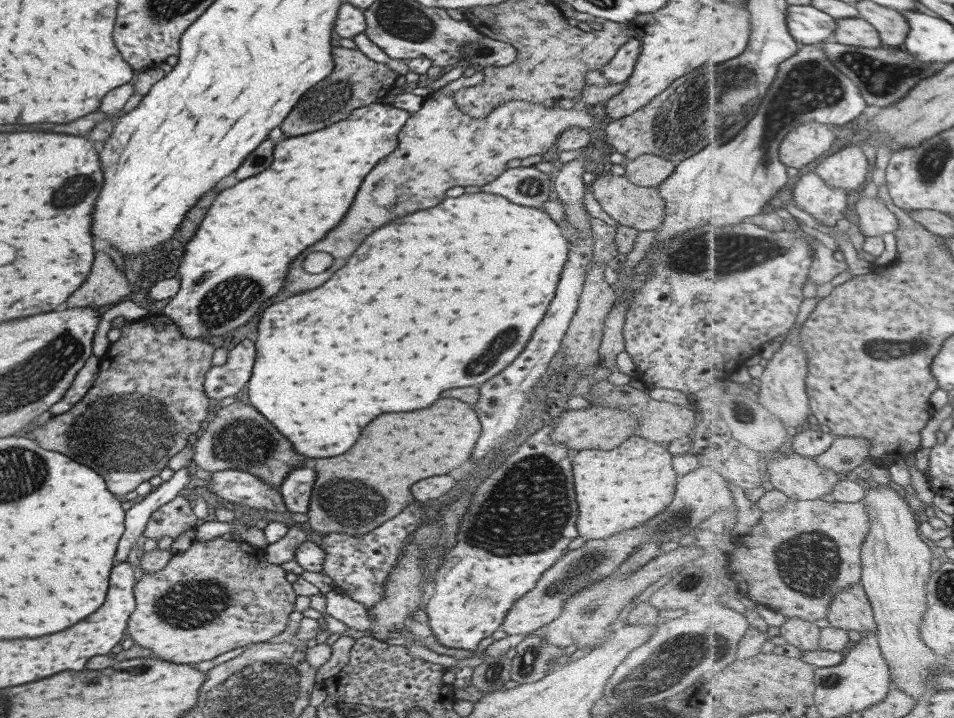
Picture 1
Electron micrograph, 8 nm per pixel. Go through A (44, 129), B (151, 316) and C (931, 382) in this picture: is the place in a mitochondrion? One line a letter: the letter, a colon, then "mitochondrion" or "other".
A: other
B: other
C: other

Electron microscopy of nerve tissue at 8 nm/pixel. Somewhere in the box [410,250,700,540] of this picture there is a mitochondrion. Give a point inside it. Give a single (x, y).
(509, 335)

